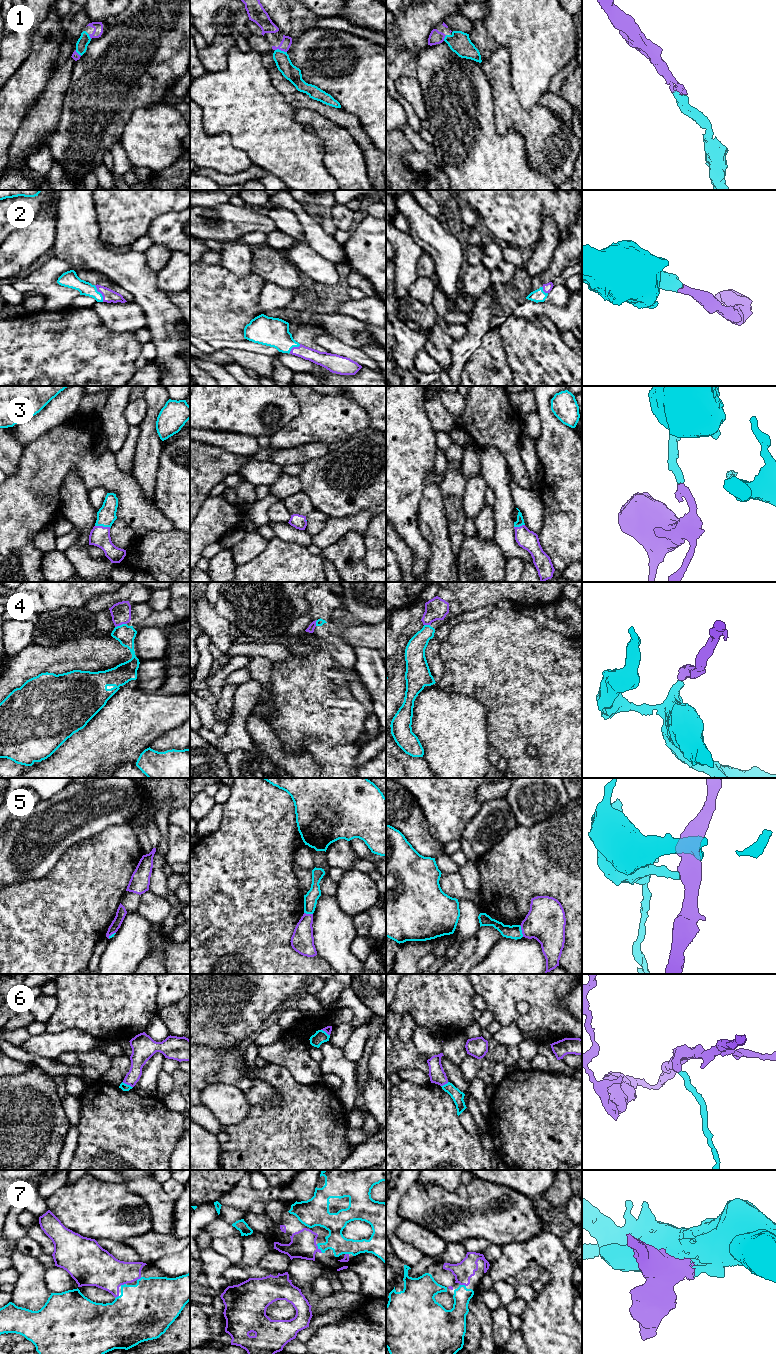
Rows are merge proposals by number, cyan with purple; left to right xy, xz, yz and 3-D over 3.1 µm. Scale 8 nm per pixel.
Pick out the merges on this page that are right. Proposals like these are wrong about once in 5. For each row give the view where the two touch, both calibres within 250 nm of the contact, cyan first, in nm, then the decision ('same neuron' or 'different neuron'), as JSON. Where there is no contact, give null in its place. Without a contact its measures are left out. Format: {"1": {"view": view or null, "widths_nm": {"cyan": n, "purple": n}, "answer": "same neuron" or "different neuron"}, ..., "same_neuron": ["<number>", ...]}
{"1": {"view": "xz", "widths_nm": {"cyan": 120, "purple": 90}, "answer": "same neuron"}, "2": {"view": "xy", "widths_nm": {"cyan": 110, "purple": 100}, "answer": "same neuron"}, "3": {"view": "xy", "widths_nm": {"cyan": 150, "purple": 160}, "answer": "same neuron"}, "4": {"view": "xy", "widths_nm": {"cyan": 150, "purple": 160}, "answer": "different neuron"}, "5": {"view": "yz", "widths_nm": {"cyan": 110, "purple": 320}, "answer": "different neuron"}, "6": {"view": "xy", "widths_nm": {"cyan": 60, "purple": 140}, "answer": "different neuron"}, "7": {"view": "xz", "widths_nm": {"cyan": 160, "purple": 220}, "answer": "same neuron"}, "same_neuron": ["1", "2", "3", "7"]}

